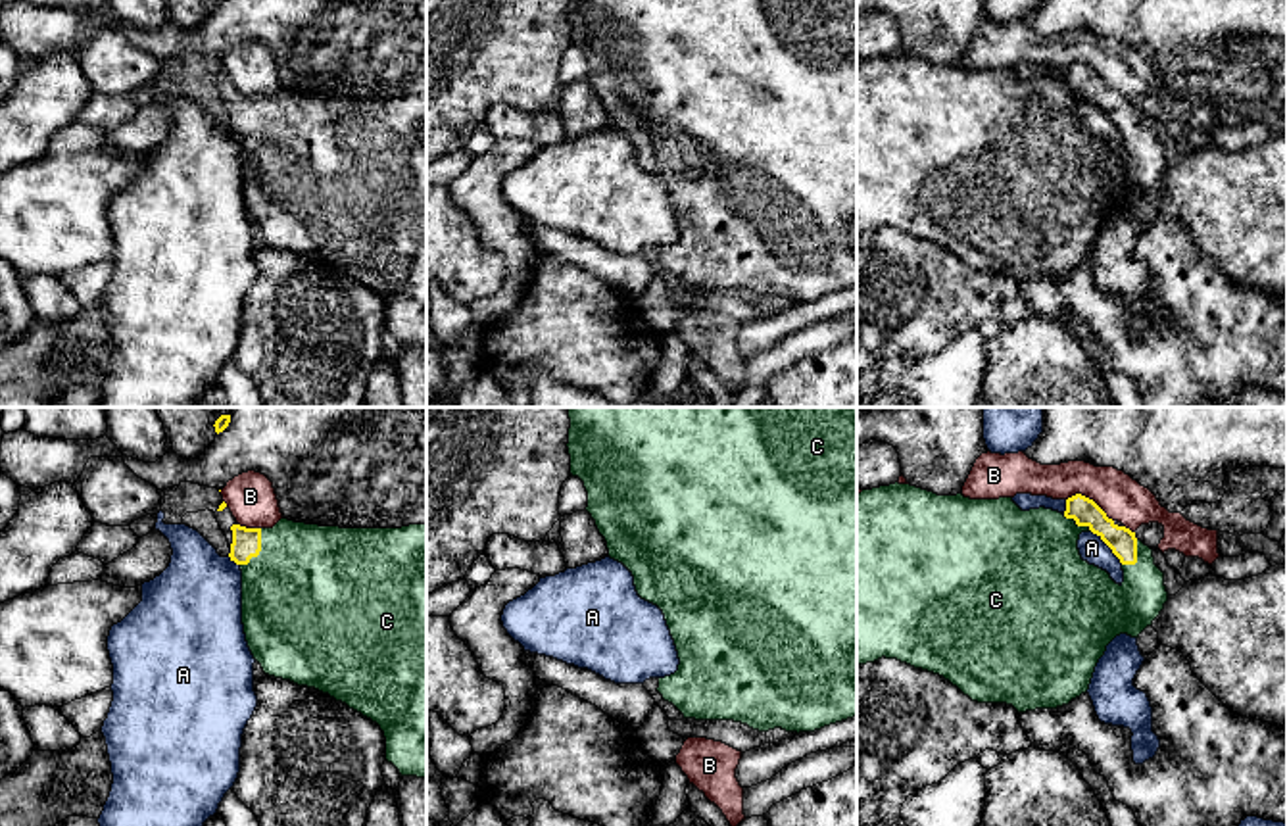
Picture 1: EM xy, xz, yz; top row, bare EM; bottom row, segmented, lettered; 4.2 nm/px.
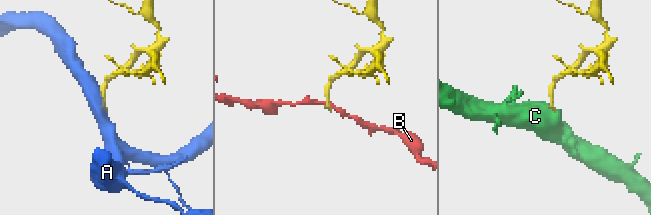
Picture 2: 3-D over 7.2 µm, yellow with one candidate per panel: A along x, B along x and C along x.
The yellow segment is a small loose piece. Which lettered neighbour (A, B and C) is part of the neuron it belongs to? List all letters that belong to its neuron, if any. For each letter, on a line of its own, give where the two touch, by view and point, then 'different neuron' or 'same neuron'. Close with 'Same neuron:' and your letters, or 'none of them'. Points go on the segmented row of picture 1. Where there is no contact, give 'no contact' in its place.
A: yz (1109, 546) | different neuron
B: yz (1088, 498) | different neuron
C: xy (260, 550) | same neuron
Same neuron: C

